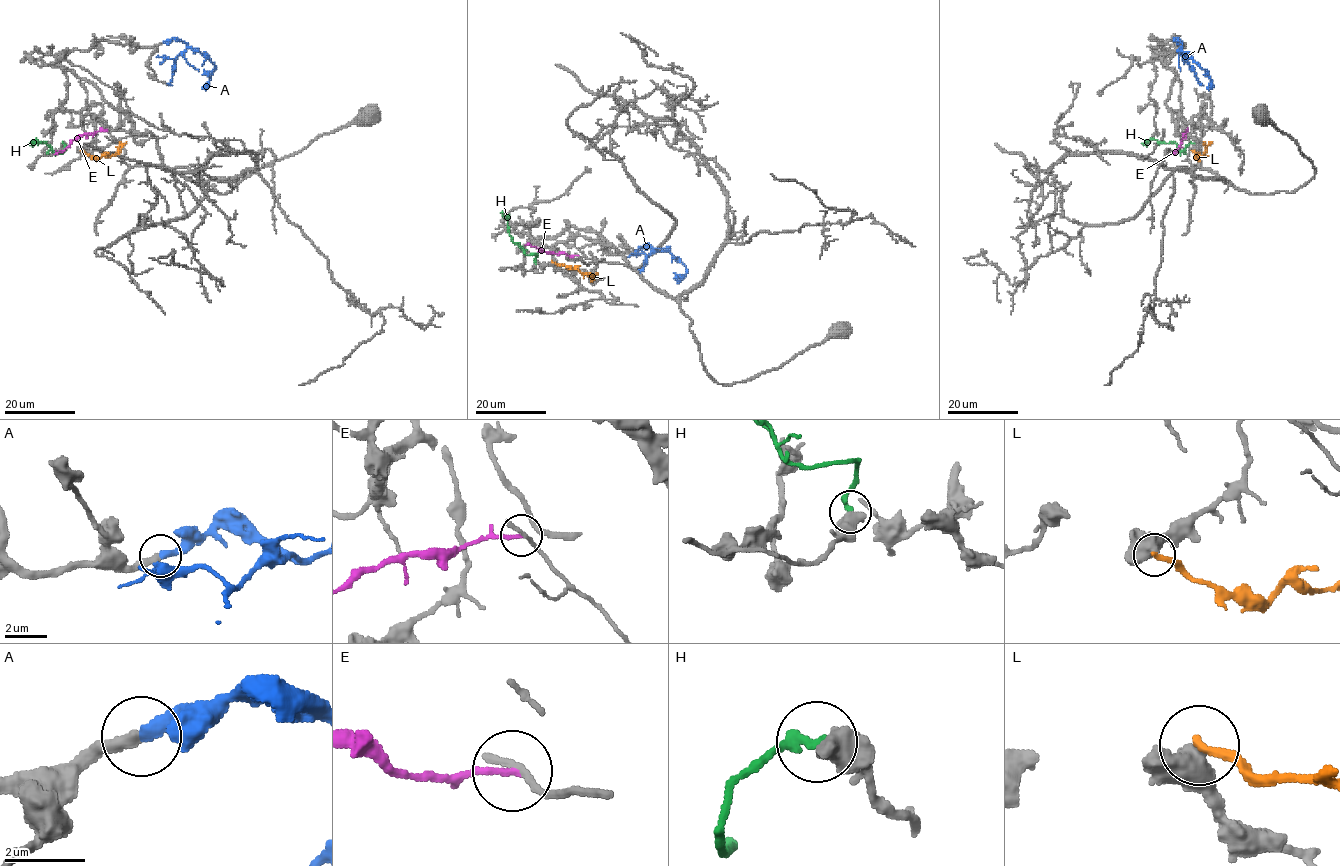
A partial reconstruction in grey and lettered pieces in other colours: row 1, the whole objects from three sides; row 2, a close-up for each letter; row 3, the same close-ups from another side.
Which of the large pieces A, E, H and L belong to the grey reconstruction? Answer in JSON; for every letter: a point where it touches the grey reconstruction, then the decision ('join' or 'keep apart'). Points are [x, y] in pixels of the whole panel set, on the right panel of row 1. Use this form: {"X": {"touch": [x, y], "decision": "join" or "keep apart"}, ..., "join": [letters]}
{"A": {"touch": [1181, 42], "decision": "join"}, "E": {"touch": [1186, 130], "decision": "keep apart"}, "H": {"touch": [1193, 143], "decision": "keep apart"}, "L": {"touch": [1192, 150], "decision": "keep apart"}, "join": ["A"]}

